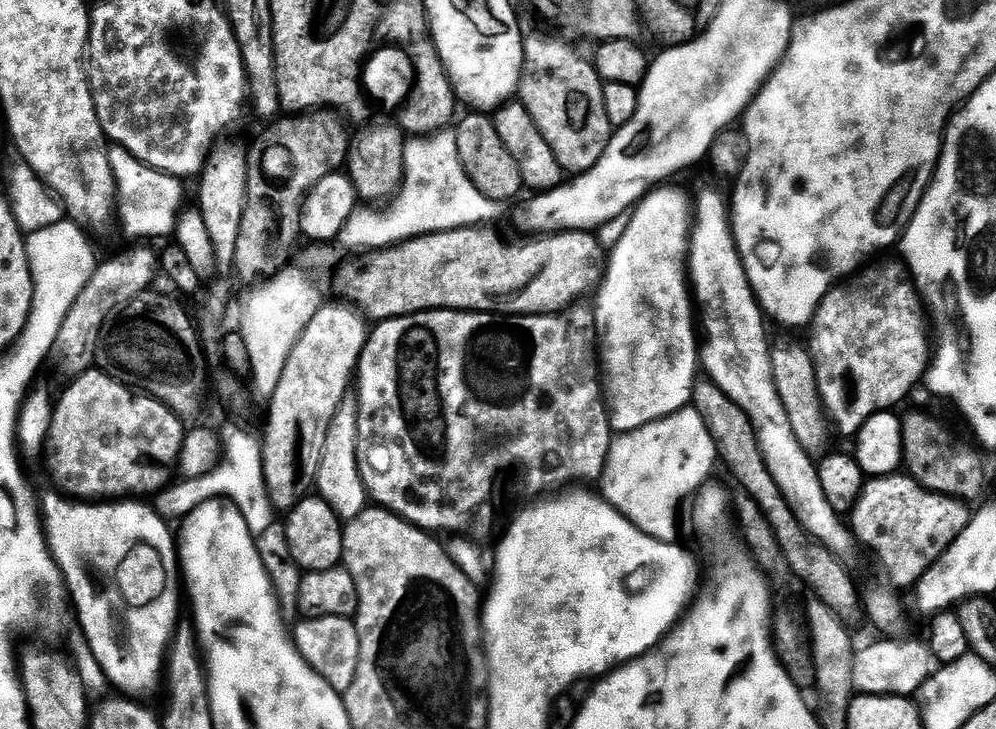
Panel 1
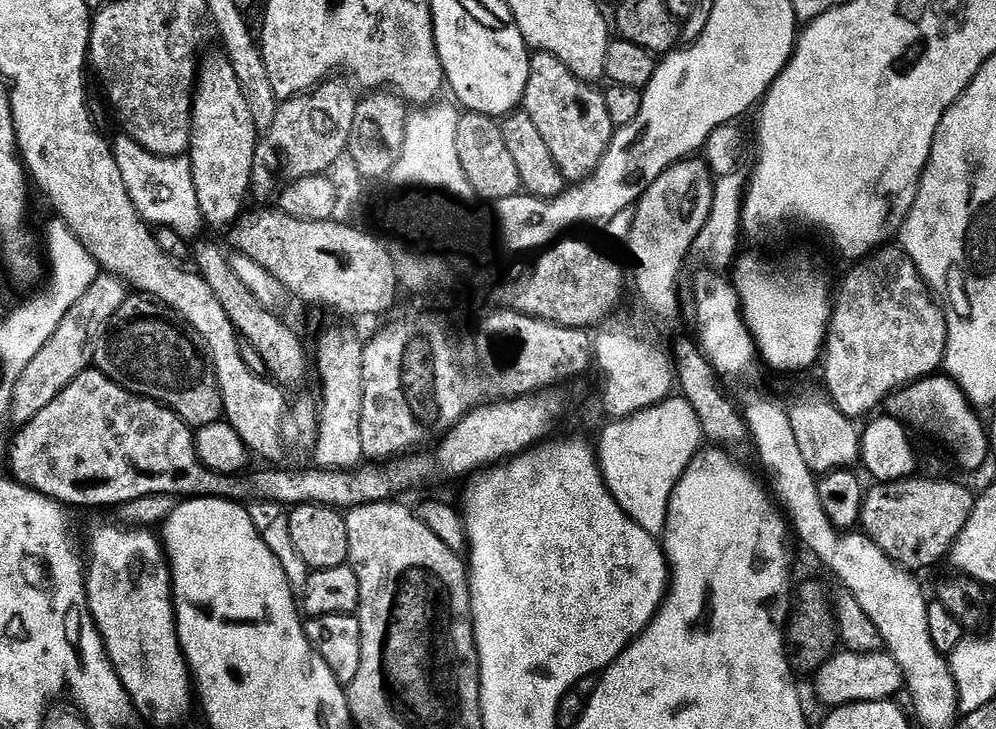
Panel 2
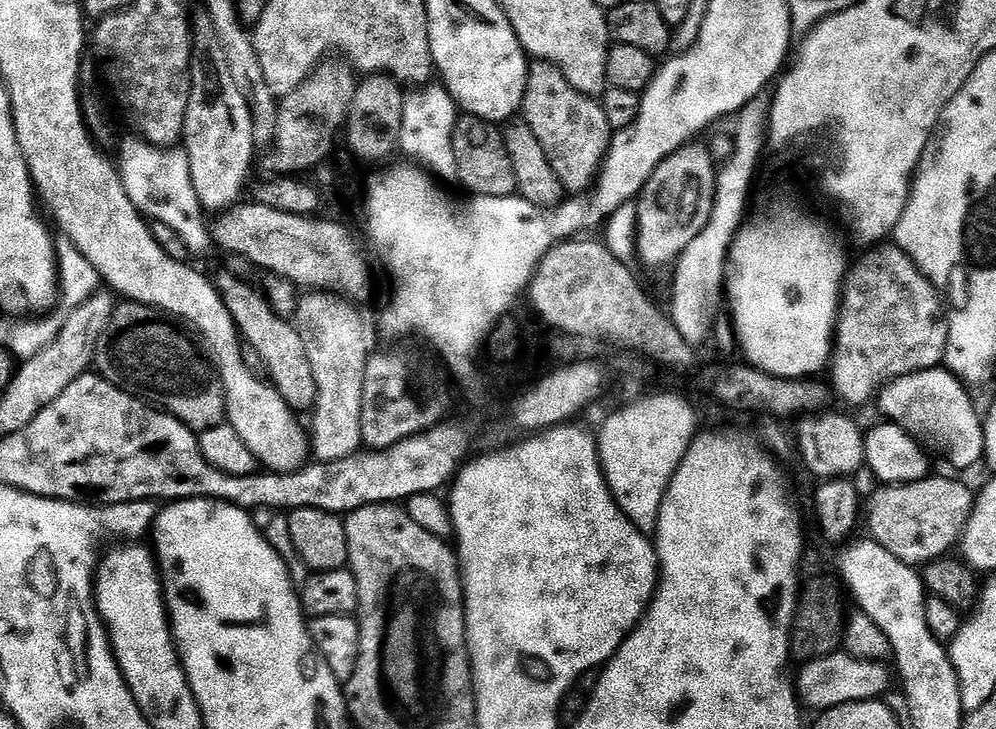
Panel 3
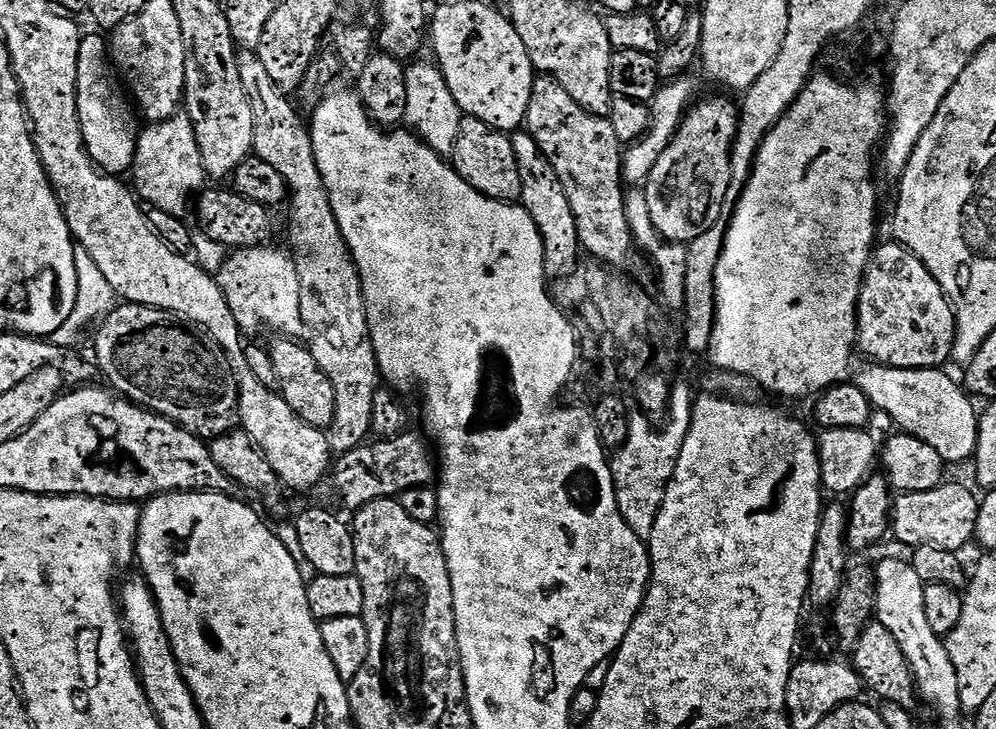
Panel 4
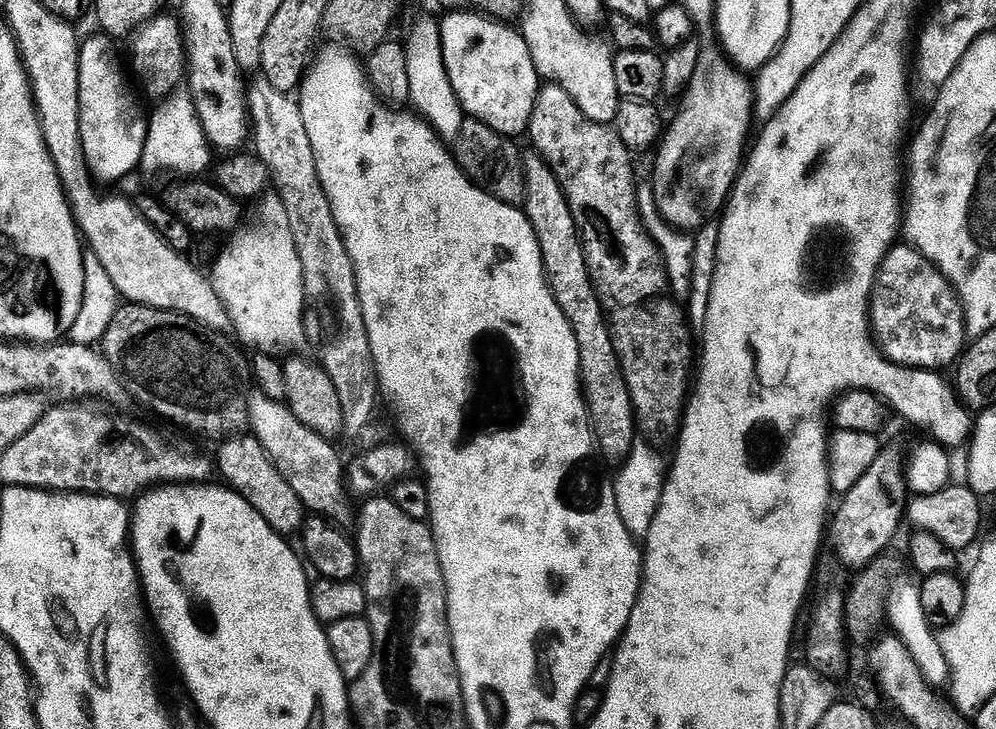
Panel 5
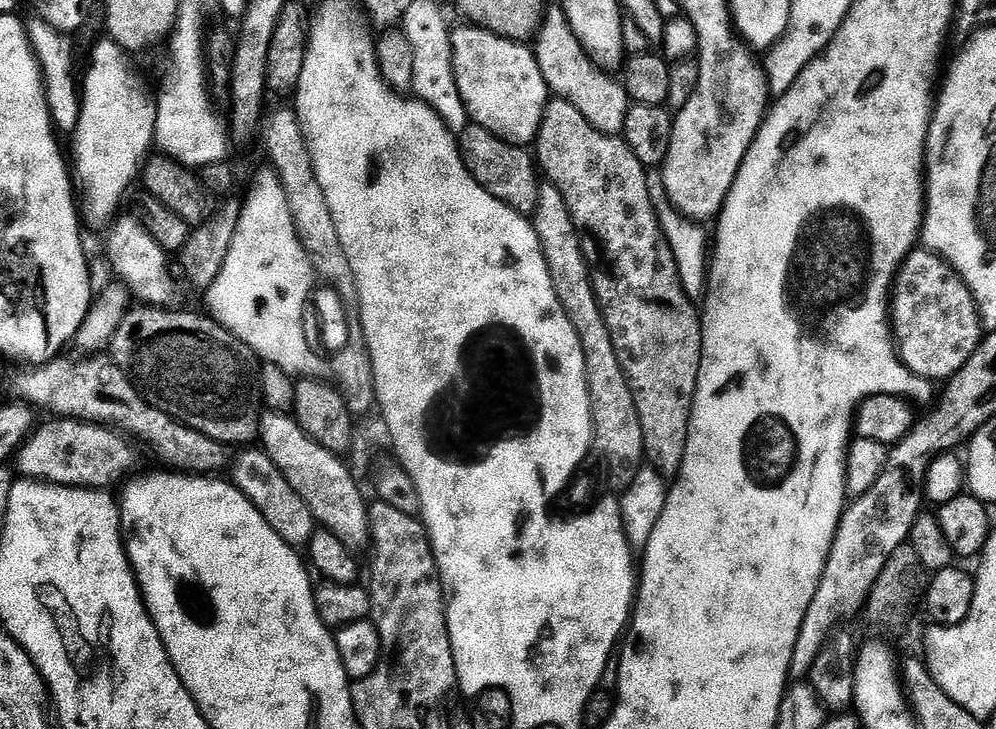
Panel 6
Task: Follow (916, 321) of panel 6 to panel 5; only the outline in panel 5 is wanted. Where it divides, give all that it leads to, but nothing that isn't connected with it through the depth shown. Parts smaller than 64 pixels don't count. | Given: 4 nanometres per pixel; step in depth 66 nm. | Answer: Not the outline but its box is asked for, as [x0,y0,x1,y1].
[870,246,969,370]

